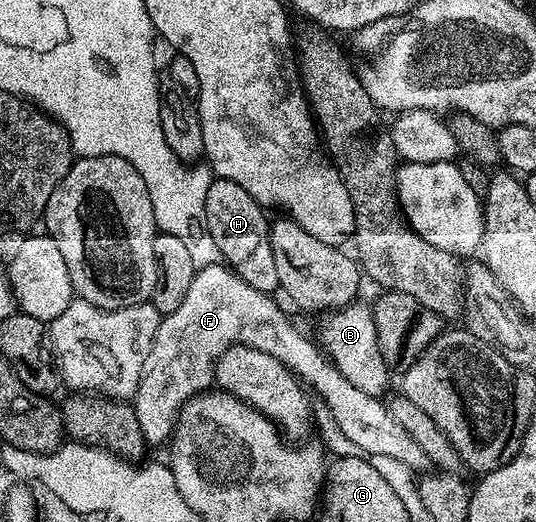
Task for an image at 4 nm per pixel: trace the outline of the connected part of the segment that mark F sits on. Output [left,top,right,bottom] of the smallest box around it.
[134,263,430,474]

